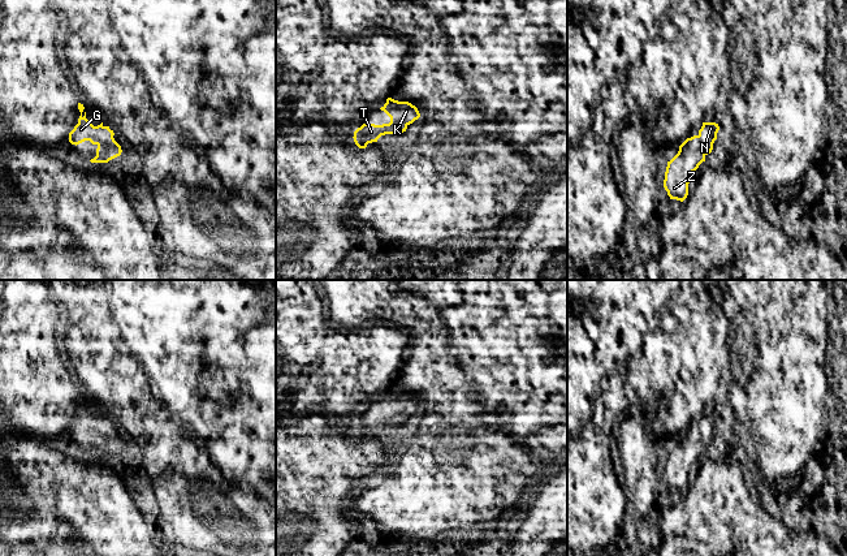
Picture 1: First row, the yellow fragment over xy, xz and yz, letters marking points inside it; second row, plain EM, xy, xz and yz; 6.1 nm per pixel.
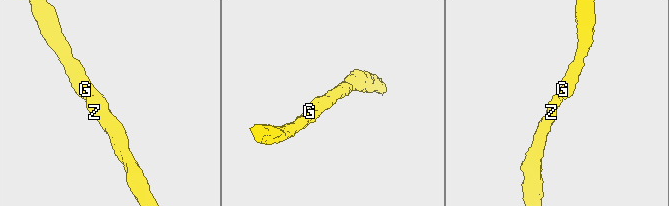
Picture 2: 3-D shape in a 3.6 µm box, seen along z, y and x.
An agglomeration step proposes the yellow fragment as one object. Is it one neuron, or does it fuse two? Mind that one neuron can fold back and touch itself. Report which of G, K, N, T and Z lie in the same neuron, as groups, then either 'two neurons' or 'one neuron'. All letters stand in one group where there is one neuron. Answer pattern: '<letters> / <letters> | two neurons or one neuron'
G K N T Z | one neuron

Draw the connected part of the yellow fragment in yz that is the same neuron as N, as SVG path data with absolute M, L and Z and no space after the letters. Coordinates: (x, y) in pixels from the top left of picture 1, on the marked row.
M703 122L697 135L687 138L678 154L667 161L664 188L670 199L683 202L688 195L690 174L705 161L705 156L712 152L713 143L719 130L716 122Z

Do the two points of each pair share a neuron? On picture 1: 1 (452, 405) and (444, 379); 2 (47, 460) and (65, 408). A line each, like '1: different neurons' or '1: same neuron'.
1: different neurons
2: different neurons

